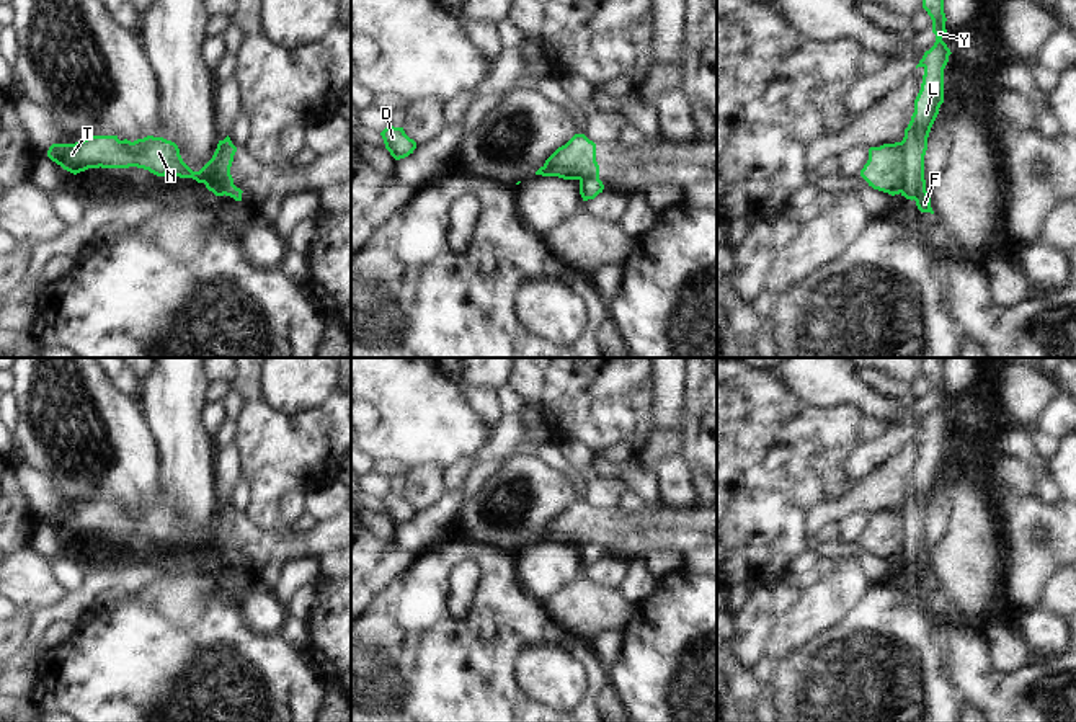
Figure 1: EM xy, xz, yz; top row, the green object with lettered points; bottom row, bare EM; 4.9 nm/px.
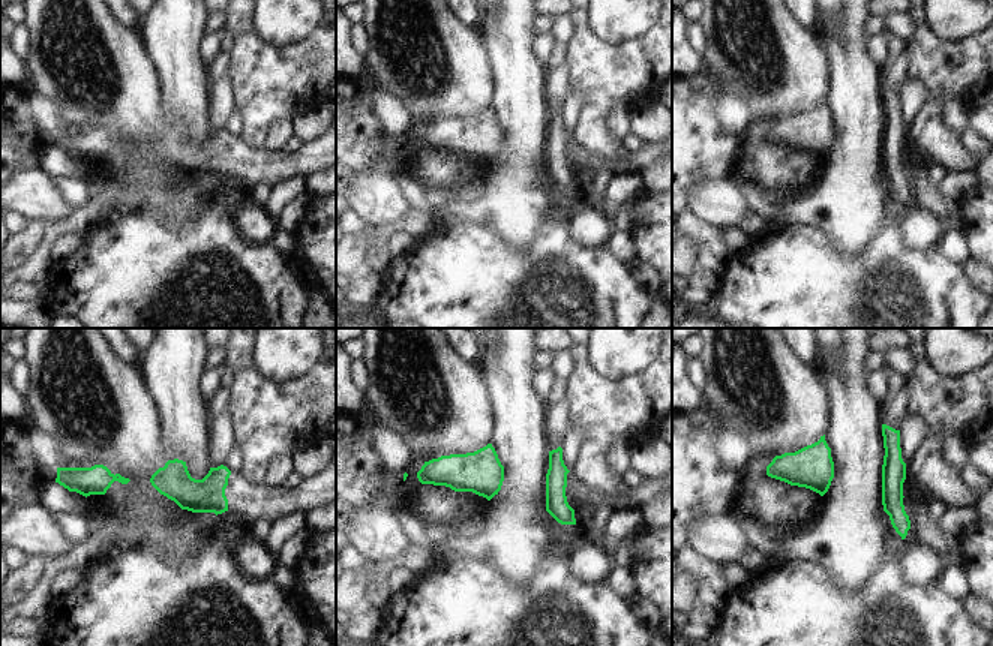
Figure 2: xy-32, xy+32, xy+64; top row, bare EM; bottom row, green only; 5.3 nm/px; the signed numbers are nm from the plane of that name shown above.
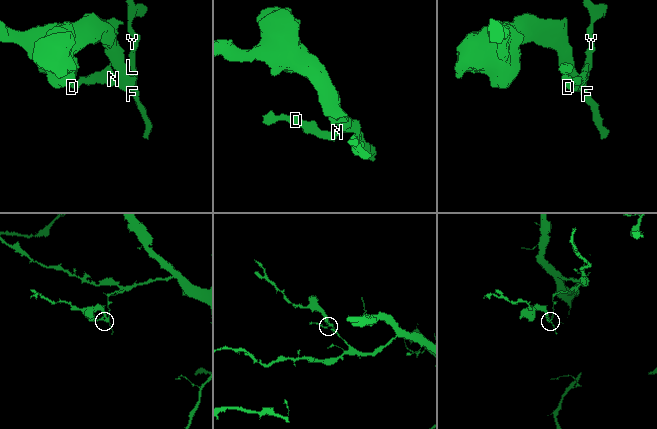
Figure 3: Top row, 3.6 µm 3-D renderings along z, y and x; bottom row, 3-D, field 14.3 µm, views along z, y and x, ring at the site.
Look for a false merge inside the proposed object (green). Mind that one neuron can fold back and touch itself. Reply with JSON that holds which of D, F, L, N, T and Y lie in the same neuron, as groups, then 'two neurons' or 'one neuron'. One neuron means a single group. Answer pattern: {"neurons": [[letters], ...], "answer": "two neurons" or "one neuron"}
{"neurons": [["D", "N", "T"], ["F", "L", "Y"]], "answer": "two neurons"}

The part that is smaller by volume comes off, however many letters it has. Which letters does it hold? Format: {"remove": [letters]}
{"remove": ["D", "N", "T"]}

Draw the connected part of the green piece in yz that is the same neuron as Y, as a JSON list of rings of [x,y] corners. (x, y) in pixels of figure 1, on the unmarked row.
[[[921,358],[923,374],[932,386],[934,412],[924,418],[918,433],[924,435],[921,456],[914,466],[914,479],[901,506],[901,528],[905,533],[901,562],[914,565],[921,578],[934,580],[931,562],[926,557],[924,521],[931,493],[944,469],[944,435],[952,420],[942,403],[947,400],[942,358]]]

